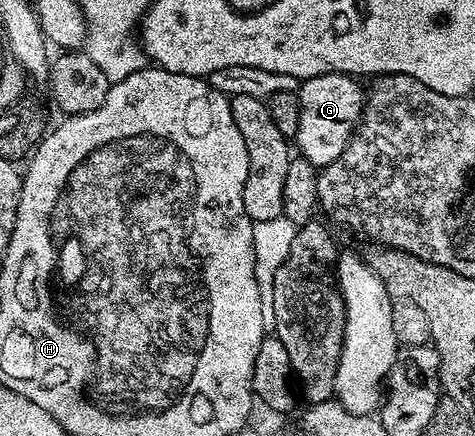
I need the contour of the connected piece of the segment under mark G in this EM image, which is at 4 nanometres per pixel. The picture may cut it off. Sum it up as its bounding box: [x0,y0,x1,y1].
[295,73,365,167]

